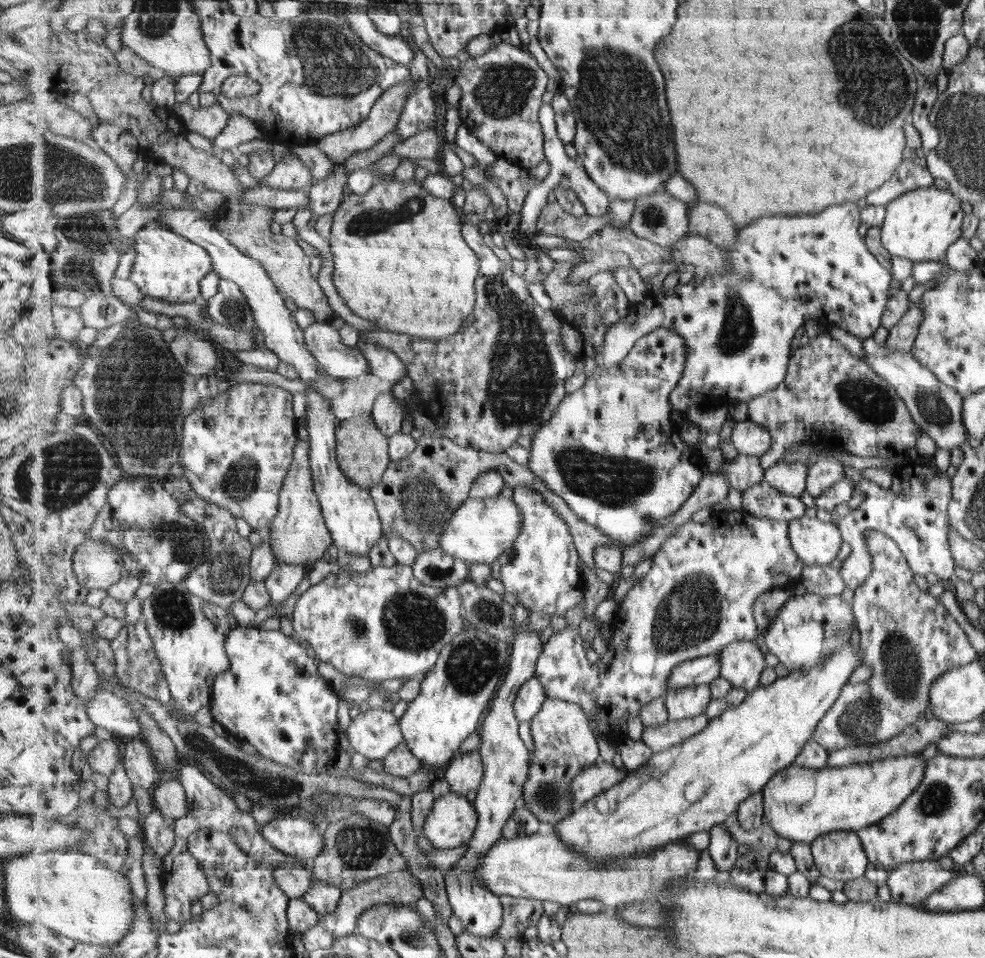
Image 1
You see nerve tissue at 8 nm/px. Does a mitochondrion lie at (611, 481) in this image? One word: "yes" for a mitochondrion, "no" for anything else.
yes

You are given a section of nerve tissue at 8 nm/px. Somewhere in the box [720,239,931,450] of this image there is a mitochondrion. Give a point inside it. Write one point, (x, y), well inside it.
(868, 402)

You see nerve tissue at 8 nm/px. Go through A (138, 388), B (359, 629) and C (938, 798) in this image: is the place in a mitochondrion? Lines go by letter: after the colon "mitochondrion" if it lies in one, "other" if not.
A: mitochondrion
B: mitochondrion
C: mitochondrion

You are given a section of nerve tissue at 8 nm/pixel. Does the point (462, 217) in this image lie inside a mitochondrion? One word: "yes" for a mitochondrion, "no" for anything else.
no

